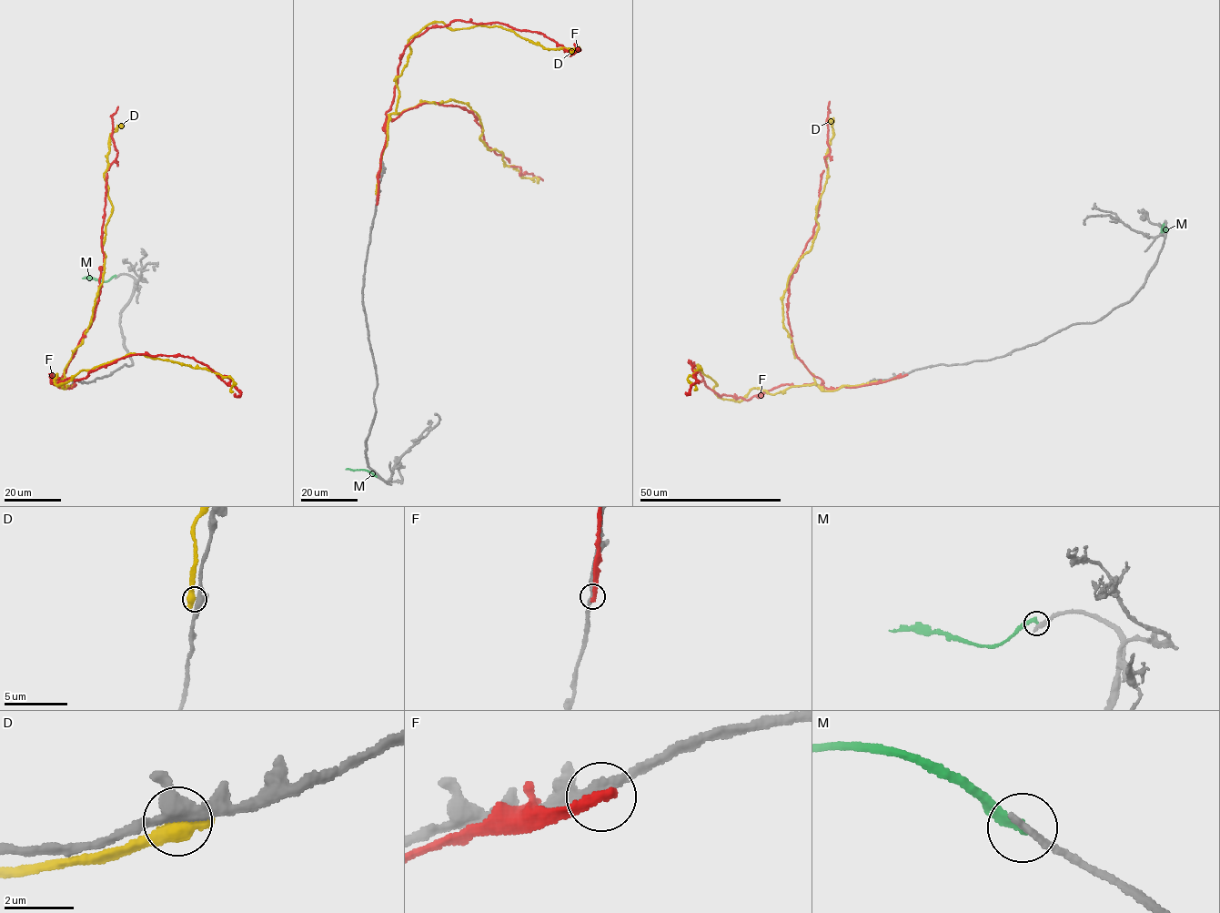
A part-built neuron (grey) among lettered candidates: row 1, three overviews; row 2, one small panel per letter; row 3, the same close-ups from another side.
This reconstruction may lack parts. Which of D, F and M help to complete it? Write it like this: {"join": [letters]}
{"join": []}

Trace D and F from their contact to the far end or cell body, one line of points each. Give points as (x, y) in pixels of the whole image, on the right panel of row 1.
D: (894, 377), (835, 390), (754, 388), (734, 400), (717, 395), (697, 364), (701, 370), (688, 380), (694, 390)
F: (906, 374), (827, 389), (797, 356), (791, 341), (789, 281), (815, 225), (824, 157), (830, 151), (830, 101)

